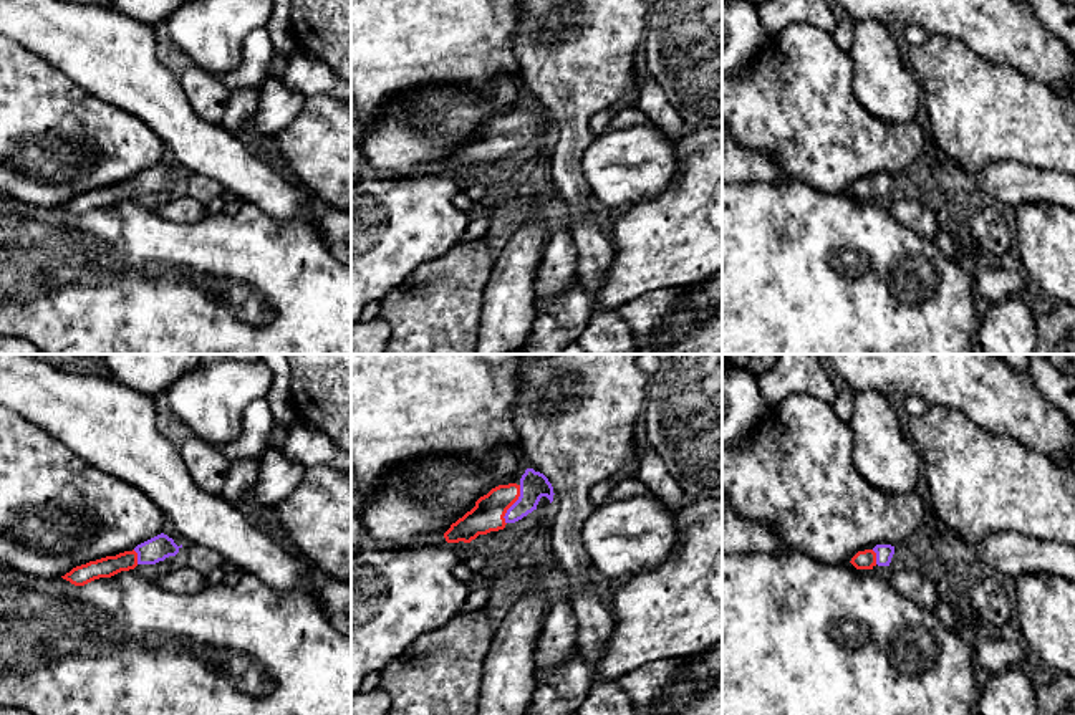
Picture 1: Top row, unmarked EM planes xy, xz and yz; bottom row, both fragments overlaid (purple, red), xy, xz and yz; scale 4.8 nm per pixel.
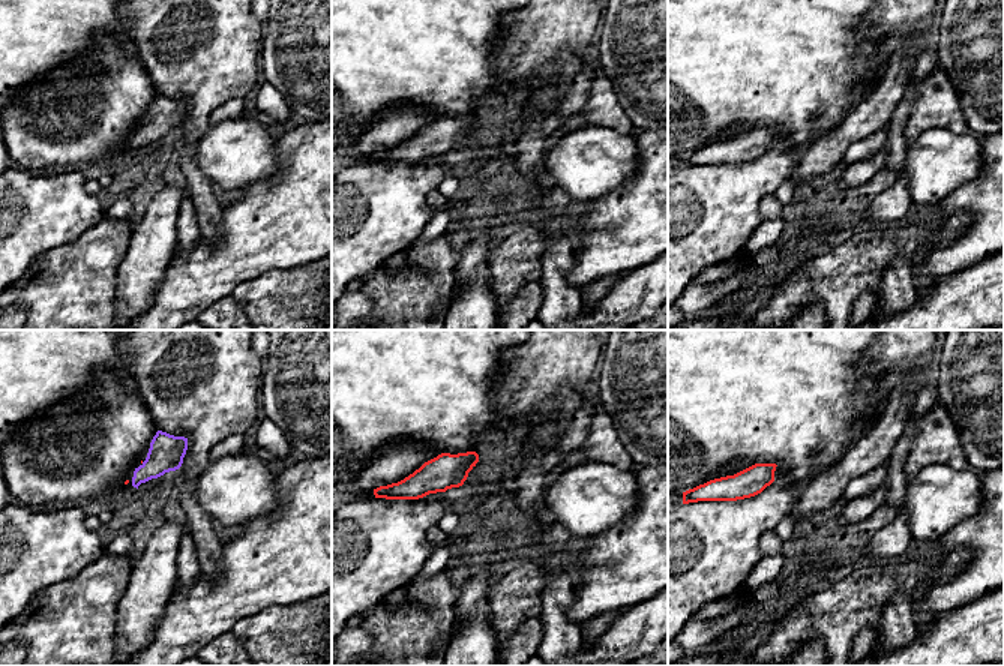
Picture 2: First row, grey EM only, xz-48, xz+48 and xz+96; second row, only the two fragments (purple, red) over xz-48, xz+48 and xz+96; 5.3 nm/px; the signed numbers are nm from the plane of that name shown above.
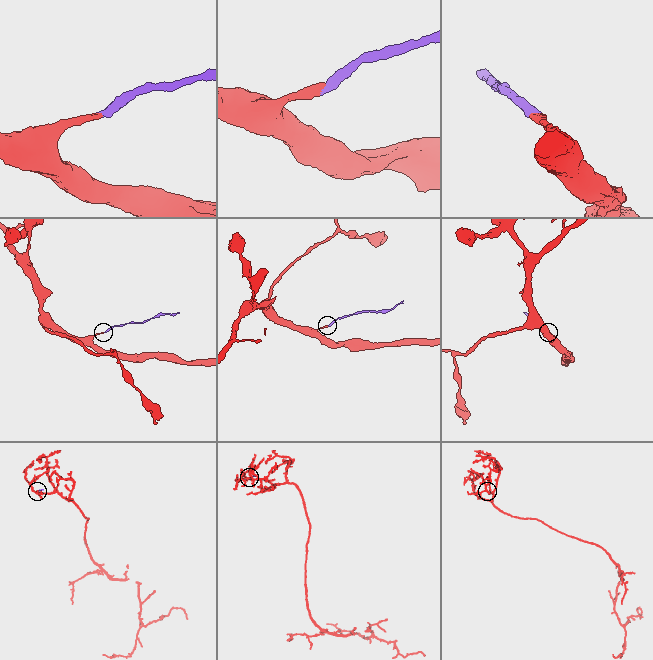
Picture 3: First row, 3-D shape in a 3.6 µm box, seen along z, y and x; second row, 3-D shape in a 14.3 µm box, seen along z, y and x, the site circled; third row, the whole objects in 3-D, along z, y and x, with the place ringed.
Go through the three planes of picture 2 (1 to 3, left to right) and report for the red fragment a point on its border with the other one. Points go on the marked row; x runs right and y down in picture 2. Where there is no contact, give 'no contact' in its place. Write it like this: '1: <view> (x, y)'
1: no contact
2: no contact
3: no contact

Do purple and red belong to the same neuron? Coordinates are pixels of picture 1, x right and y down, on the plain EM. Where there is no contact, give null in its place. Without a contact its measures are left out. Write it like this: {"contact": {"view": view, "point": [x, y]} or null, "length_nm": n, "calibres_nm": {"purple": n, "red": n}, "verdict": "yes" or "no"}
{"contact": {"view": "xz", "point": [512, 134]}, "length_nm": 200, "calibres_nm": {"purple": 140, "red": 160}, "verdict": "yes"}

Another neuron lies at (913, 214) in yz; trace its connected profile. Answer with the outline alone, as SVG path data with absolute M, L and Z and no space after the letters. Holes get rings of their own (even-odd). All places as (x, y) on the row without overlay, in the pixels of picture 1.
M894 200L888 212L903 225L924 238L934 240L941 230L934 212L921 200Z

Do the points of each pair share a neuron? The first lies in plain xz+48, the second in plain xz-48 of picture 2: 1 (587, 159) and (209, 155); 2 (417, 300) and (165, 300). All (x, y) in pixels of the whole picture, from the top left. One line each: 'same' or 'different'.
1: same
2: same

